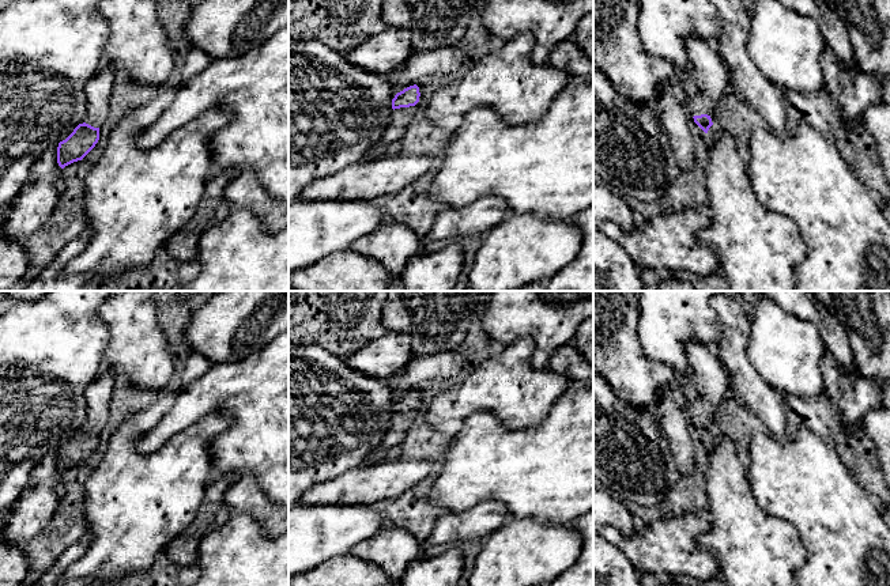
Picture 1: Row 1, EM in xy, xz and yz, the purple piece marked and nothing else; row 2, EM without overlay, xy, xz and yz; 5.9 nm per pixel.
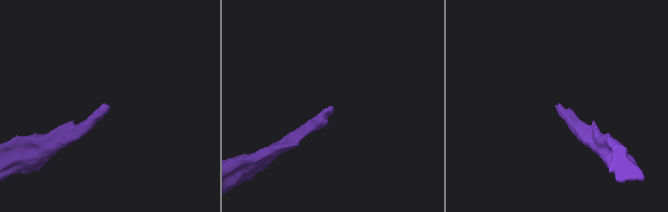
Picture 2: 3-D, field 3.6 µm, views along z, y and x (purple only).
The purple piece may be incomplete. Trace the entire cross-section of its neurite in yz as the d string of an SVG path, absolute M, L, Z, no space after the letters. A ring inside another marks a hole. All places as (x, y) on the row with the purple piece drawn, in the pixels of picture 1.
M689 37L686 50L690 57L689 71L676 71L687 94L690 116L708 133L712 116L720 106L721 97L732 91L728 69L716 48L704 39Z

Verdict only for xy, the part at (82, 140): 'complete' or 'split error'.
split error

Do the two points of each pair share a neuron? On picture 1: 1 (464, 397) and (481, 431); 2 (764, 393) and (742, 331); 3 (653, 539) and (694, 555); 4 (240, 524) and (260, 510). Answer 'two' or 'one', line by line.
1: two
2: one
3: one
4: two

